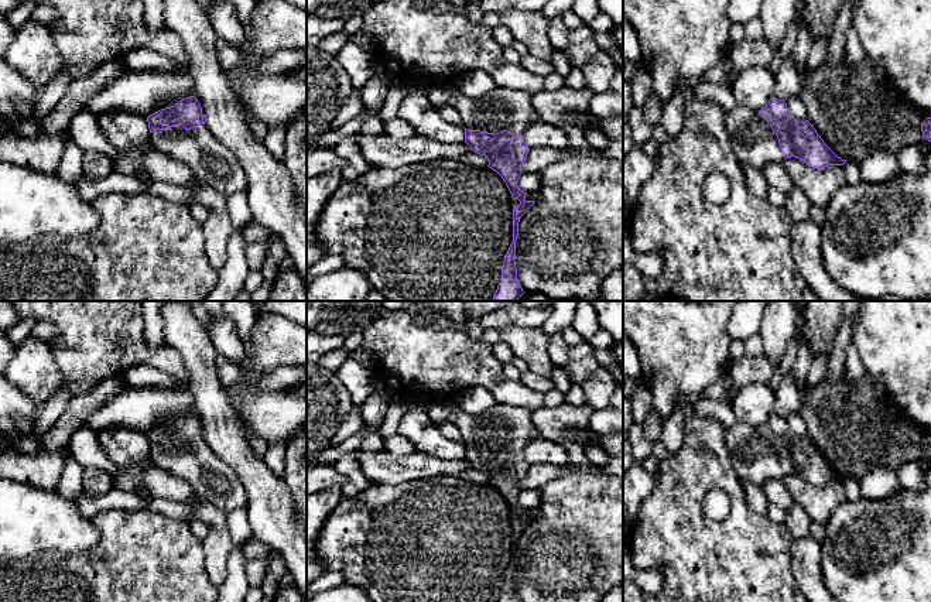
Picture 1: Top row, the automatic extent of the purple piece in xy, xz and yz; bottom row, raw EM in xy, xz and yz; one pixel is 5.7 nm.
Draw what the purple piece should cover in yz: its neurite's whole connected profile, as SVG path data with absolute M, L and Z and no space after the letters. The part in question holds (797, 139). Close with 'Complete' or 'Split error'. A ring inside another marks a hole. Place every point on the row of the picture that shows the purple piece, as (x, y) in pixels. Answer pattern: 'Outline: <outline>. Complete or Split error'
Outline: M771 98L759 112L736 106L726 116L726 131L736 160L749 164L760 171L770 164L783 164L787 158L795 157L812 168L822 170L828 165L843 165L846 160L838 157L821 138L812 124L797 120L788 110L787 103Z. Split error

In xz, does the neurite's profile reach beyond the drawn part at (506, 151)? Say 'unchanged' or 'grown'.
grown

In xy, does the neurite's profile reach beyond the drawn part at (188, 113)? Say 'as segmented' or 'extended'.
extended

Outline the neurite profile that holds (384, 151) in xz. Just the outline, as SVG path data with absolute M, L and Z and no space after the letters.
M356 134L364 160L379 168L401 168L418 163L456 160L470 150L466 143L442 144L422 136L398 140L390 134L362 136Z

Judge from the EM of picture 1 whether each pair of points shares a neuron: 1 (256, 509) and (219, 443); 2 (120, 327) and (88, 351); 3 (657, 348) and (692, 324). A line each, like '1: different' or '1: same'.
1: same
2: same
3: same

